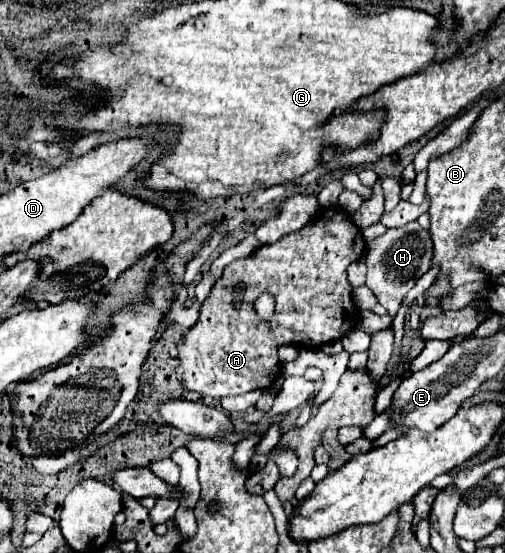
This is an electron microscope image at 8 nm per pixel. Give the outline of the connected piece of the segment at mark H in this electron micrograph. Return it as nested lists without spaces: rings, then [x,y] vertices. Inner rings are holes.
[[[412,220],[400,228],[388,228],[376,240],[366,242],[366,254],[362,254],[362,258],[360,258],[368,266],[366,286],[374,292],[378,302],[386,308],[386,320],[390,324],[392,324],[394,314],[398,312],[402,300],[406,298],[408,290],[430,268],[432,252],[434,252],[434,246],[432,246],[430,230],[422,228],[416,220]]]

